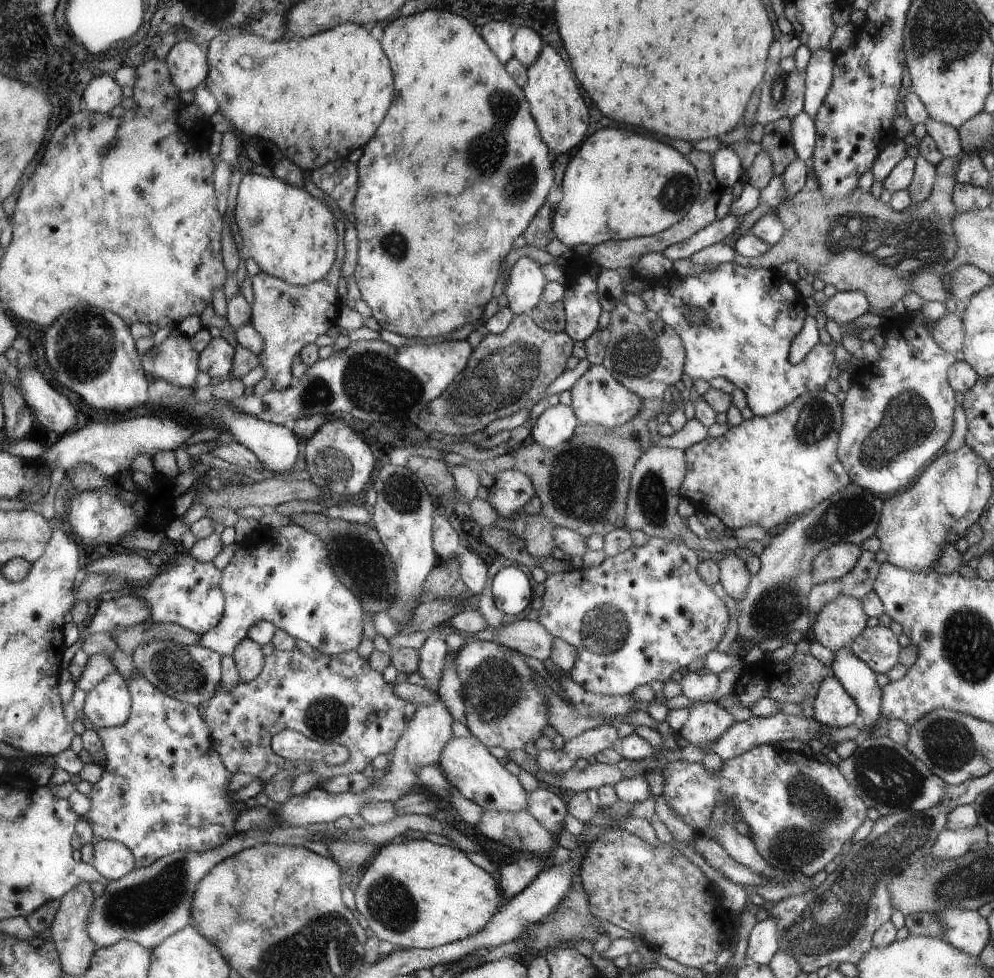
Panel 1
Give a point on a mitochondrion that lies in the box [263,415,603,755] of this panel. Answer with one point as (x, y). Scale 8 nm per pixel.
(361, 561)

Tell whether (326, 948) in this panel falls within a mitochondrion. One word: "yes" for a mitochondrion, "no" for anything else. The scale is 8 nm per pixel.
yes

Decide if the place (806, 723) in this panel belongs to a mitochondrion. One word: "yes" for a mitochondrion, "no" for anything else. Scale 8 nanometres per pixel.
no

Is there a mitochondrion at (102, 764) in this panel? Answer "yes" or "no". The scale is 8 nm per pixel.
no

